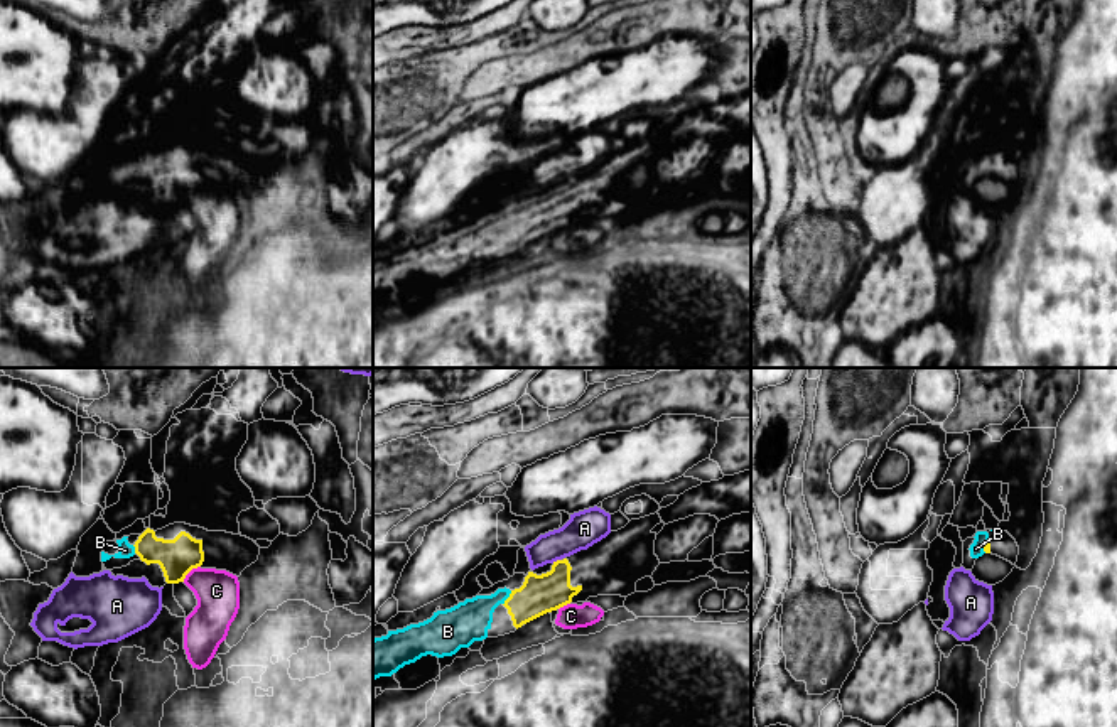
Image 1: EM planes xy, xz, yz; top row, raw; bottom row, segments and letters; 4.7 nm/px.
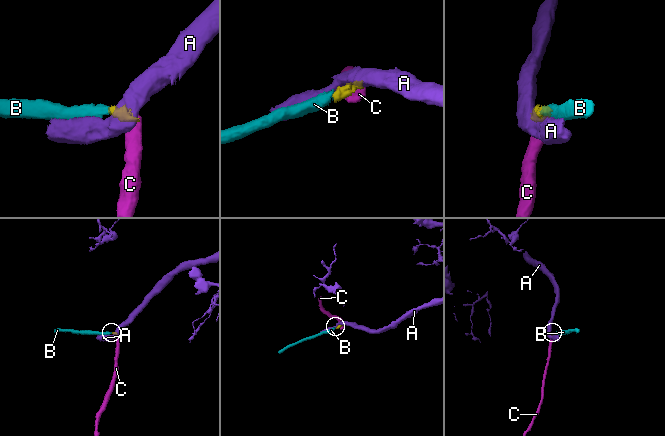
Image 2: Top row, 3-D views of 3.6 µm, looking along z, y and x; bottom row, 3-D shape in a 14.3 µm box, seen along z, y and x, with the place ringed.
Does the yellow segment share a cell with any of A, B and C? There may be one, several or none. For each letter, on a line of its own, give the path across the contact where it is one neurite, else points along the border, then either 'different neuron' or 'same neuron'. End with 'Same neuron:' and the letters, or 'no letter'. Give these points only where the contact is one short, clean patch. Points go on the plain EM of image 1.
A: along xz (561, 181), (552, 184) | different neuron
B: across xz (540, 216), (535, 220), (508, 220), (496, 220), (468, 243) | same neuron
C: along xy (199, 188), (183, 203) | different neuron
Same neuron: B

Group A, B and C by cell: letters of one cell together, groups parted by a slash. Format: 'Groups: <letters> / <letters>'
Groups: A / B / C

